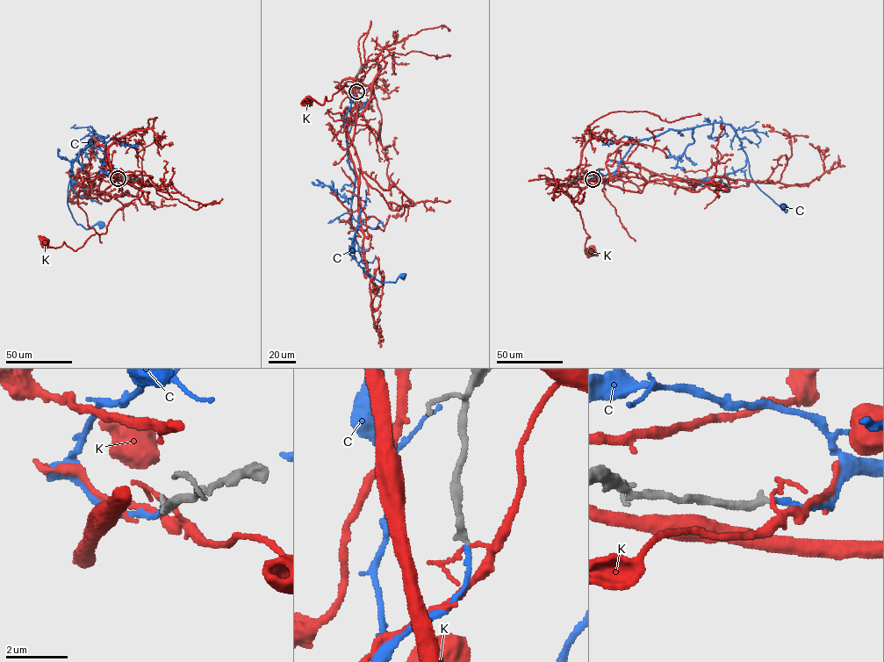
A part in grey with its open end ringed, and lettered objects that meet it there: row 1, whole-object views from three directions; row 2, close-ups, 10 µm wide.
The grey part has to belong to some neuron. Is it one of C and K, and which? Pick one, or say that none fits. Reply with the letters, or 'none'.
C

